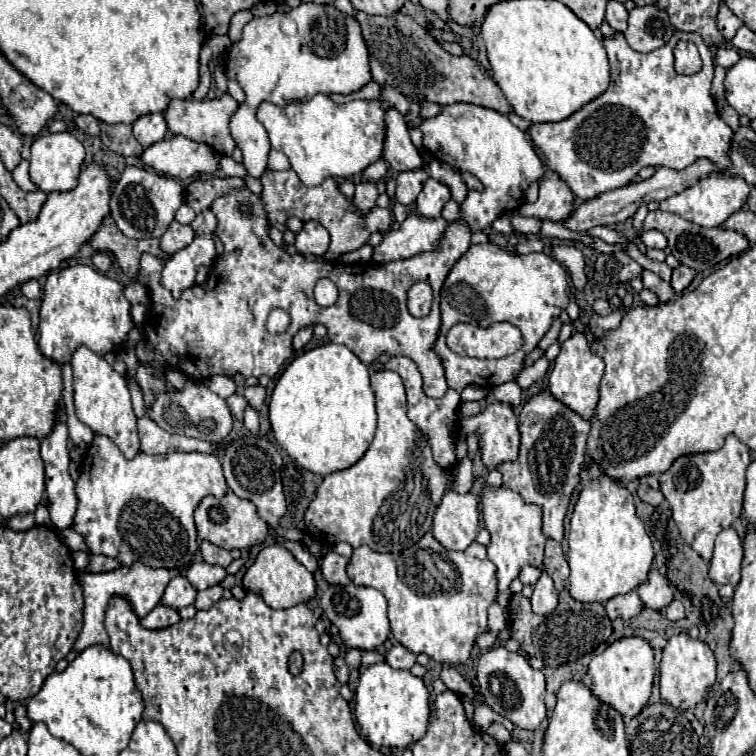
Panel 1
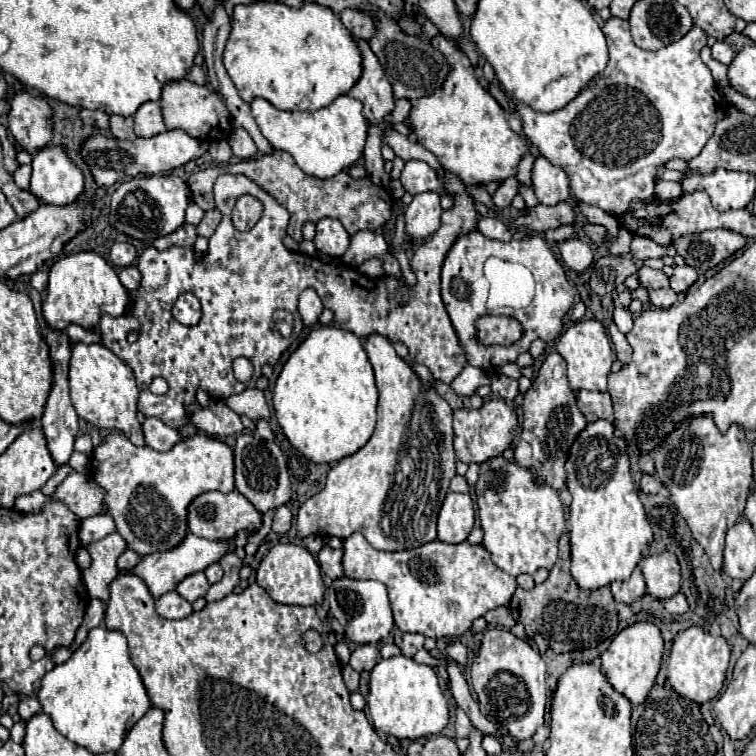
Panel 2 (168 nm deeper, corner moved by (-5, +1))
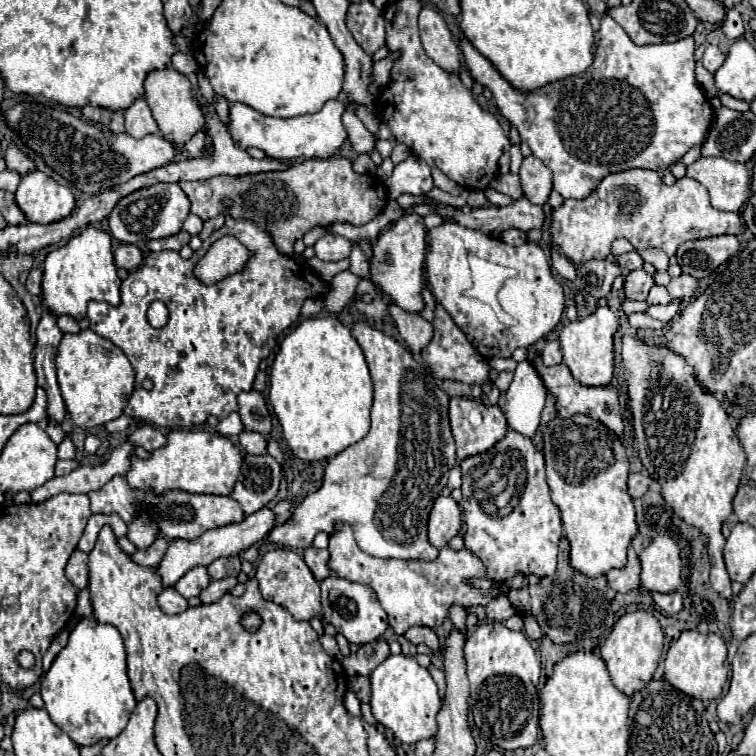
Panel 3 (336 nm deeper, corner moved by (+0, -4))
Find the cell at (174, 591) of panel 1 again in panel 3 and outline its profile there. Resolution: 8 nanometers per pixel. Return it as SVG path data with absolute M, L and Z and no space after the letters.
M194 566L192 570L188 570L178 582L176 582L176 590L184 596L184 598L192 598L198 596L202 592L202 588L206 588L210 582L210 576L206 572L204 566Z

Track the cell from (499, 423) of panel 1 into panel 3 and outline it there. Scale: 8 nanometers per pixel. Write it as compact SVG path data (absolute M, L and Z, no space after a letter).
M460 396L450 398L450 424L458 460L492 448L508 432L506 418L498 406Z

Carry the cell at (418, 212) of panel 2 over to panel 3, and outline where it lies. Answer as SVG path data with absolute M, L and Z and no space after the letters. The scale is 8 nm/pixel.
M416 214L402 216L382 230L372 244L370 272L368 280L382 292L388 302L400 306L406 312L420 314L424 310L422 290L424 290L424 256L426 256L426 228L422 218Z

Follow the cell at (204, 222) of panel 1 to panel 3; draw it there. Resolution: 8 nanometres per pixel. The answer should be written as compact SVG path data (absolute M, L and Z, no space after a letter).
M220 214L220 216L216 216L216 218L210 218L210 220L206 220L204 222L204 230L200 232L200 238L202 240L206 240L214 230L218 230L218 228L222 228L224 226L224 216Z

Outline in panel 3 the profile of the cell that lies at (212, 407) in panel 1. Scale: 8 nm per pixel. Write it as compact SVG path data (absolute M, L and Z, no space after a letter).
M232 412L228 418L220 420L220 424L216 426L216 430L224 436L230 436L230 438L236 438L242 430L244 430L244 424L240 420L240 414L238 412Z

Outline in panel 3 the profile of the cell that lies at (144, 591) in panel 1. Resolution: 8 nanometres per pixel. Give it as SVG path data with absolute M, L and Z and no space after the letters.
M264 506L258 512L246 516L242 522L232 522L232 524L214 528L214 530L206 530L202 536L198 536L194 540L170 540L166 556L164 556L162 564L158 566L158 572L162 576L164 586L174 586L192 566L198 566L198 564L208 566L212 560L216 560L220 556L238 556L242 550L246 550L252 544L256 544L258 540L262 540L274 524L276 524L274 510Z

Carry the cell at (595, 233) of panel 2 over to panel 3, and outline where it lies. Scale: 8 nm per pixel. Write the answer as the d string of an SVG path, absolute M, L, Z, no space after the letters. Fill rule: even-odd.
M632 168L604 176L594 192L586 198L568 198L562 202L562 206L552 208L550 220L552 242L574 264L582 264L592 258L608 258L612 242L620 236L628 238L636 250L662 248L668 256L674 256L678 246L686 240L720 234L738 236L740 232L740 214L712 208L708 190L698 180L684 176L678 178L674 186L664 186L658 172L644 168ZM570 248L572 254L566 254Z

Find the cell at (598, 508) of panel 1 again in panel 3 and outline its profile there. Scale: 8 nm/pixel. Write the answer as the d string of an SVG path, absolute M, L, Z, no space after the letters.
M576 414L572 418L552 418L544 426L544 458L546 458L546 480L550 486L550 496L560 510L564 536L570 542L570 562L582 574L594 578L606 574L610 568L620 568L626 562L626 550L636 534L636 514L632 506L632 498L626 490L628 478L628 458L626 448L620 438L612 434L604 424L588 418L584 414Z

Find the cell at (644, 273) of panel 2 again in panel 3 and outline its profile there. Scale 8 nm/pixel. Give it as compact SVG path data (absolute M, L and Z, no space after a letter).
M642 268L632 270L624 280L624 292L628 300L646 300L652 286L654 286L654 278L646 274Z

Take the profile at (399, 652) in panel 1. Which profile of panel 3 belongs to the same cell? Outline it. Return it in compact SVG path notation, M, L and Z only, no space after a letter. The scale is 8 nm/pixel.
M412 626L412 628L408 628L408 632L404 636L412 644L428 644L430 646L430 652L438 652L438 648L440 648L440 642L438 642L436 632L432 628L428 628L428 626Z

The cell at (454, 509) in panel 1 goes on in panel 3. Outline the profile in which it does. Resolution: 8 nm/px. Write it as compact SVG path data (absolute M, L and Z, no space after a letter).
M438 496L430 516L428 516L428 540L436 548L448 546L450 538L454 538L462 524L462 512L460 506L454 502L454 498Z

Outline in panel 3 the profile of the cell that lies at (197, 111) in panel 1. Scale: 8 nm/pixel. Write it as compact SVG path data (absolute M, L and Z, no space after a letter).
M172 66L148 72L148 76L144 80L144 98L154 114L154 120L158 122L162 136L168 142L172 142L176 146L184 146L188 142L188 138L192 138L192 134L196 134L204 128L204 116L202 116L202 110L200 110L200 104L196 100L190 80L184 74L176 72Z

